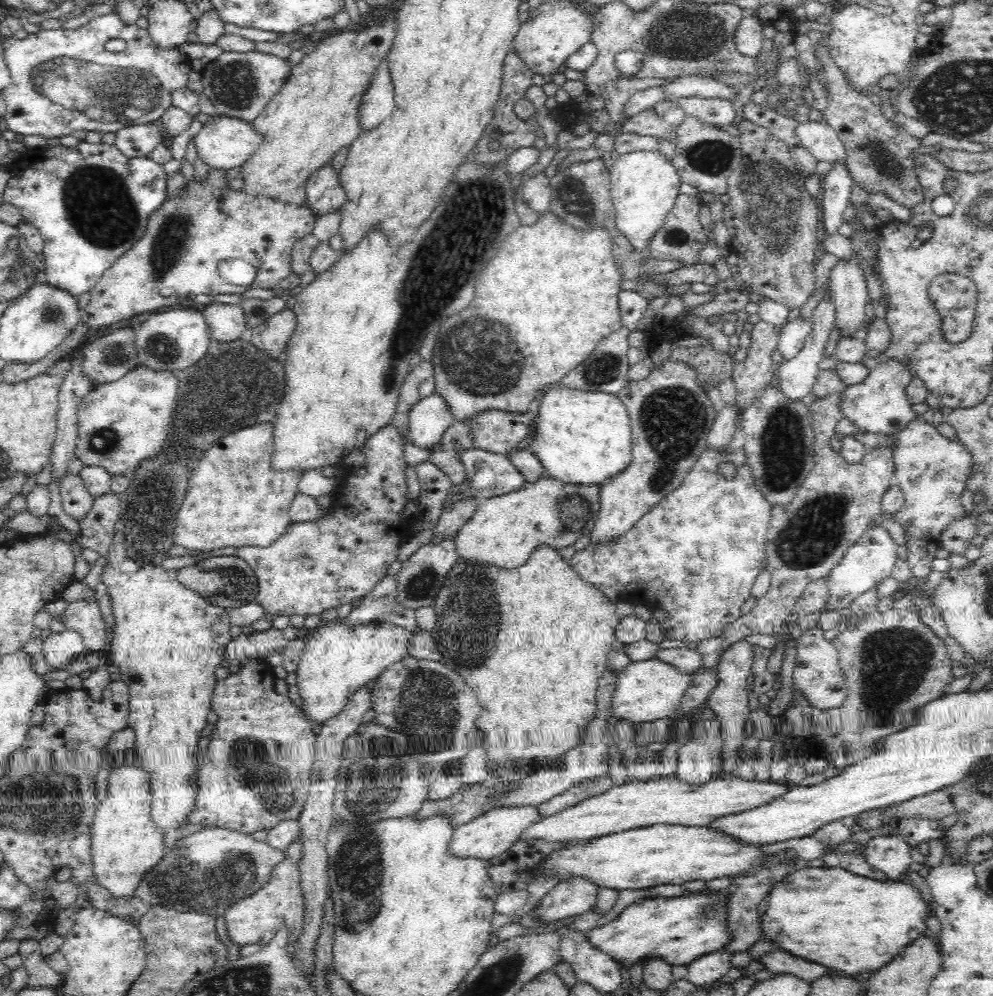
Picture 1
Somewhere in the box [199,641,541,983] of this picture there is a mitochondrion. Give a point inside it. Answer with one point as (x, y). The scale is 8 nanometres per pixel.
(430, 708)

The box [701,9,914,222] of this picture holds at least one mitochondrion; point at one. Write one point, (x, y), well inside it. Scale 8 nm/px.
(861, 54)

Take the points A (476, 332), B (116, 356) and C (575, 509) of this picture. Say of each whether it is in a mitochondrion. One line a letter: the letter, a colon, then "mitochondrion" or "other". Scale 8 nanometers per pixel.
A: mitochondrion
B: mitochondrion
C: mitochondrion

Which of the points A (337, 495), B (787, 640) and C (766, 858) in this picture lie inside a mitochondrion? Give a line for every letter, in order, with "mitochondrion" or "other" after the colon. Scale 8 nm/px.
A: other
B: other
C: other

